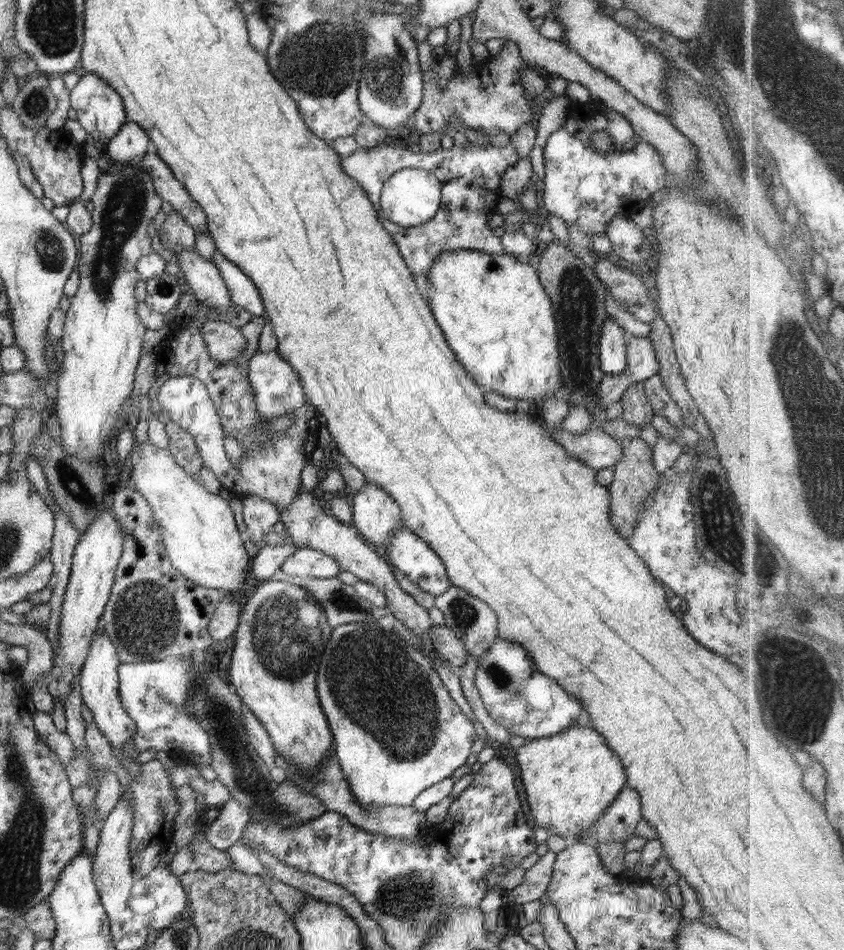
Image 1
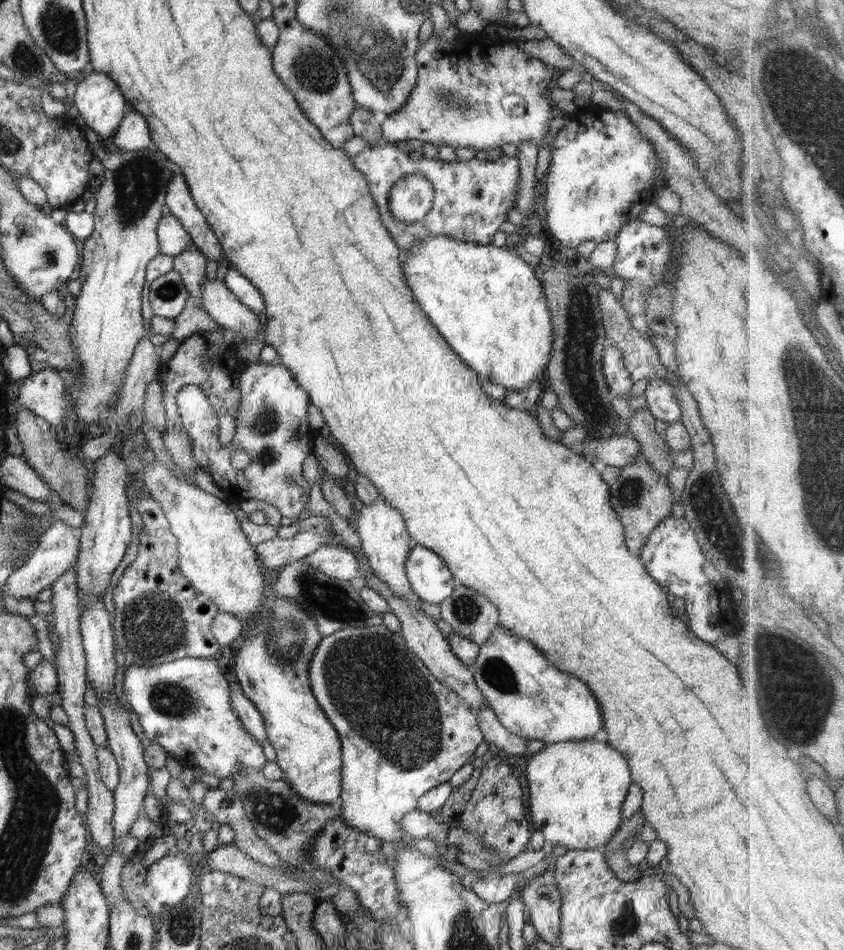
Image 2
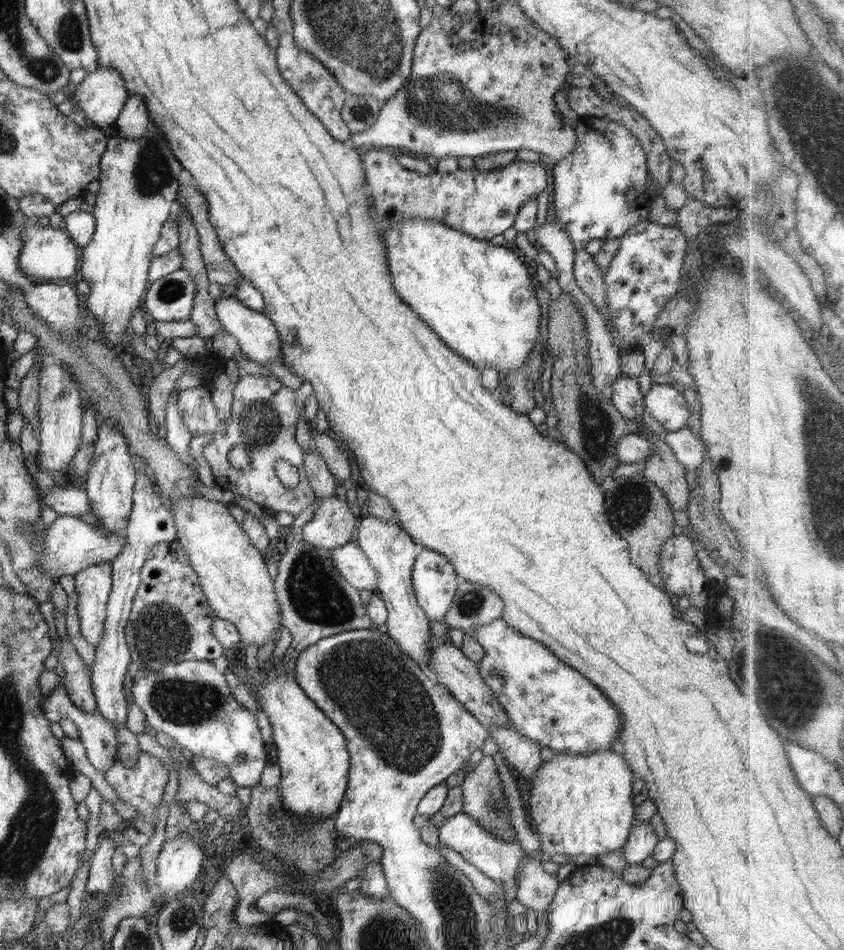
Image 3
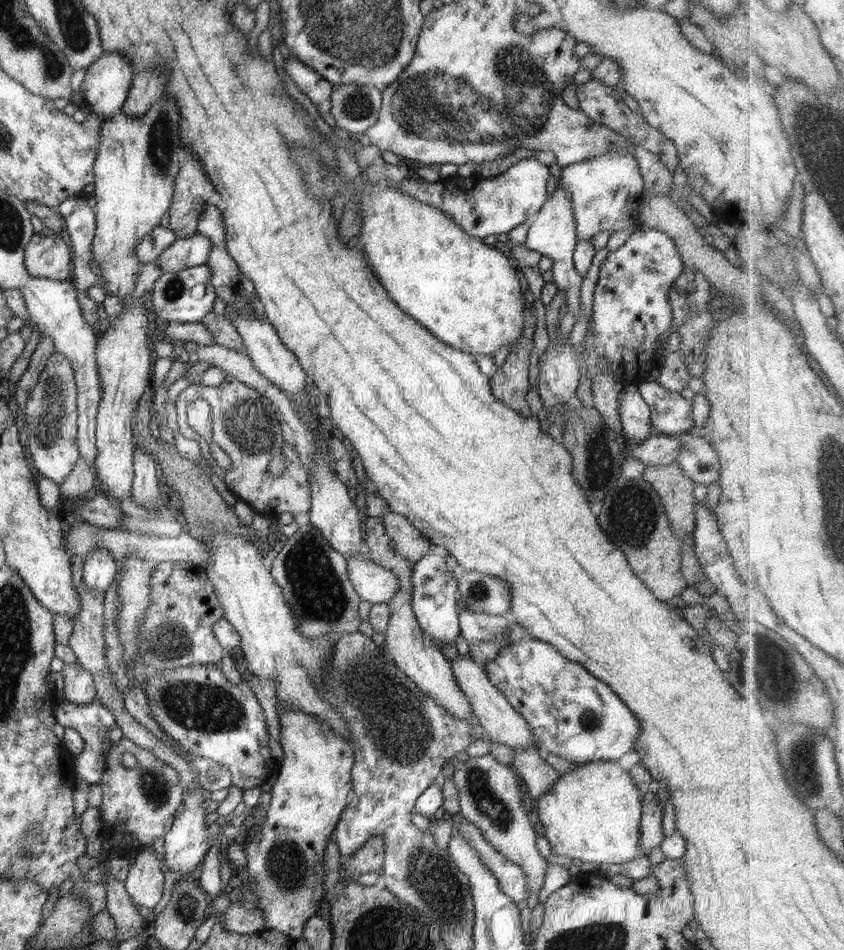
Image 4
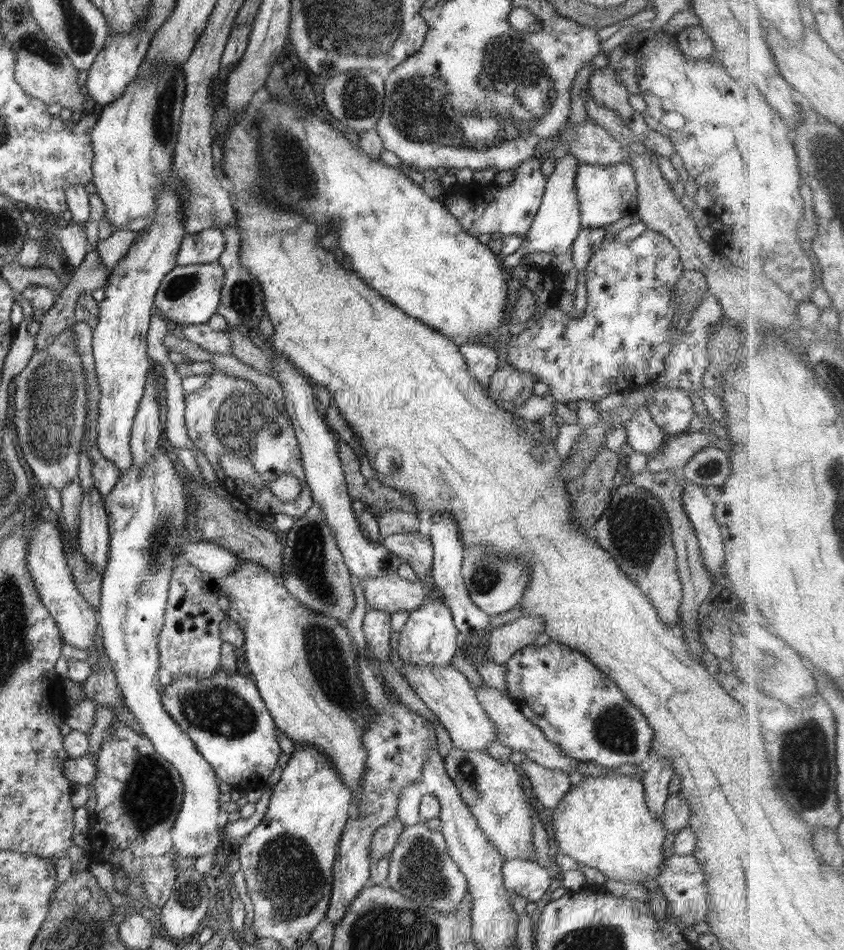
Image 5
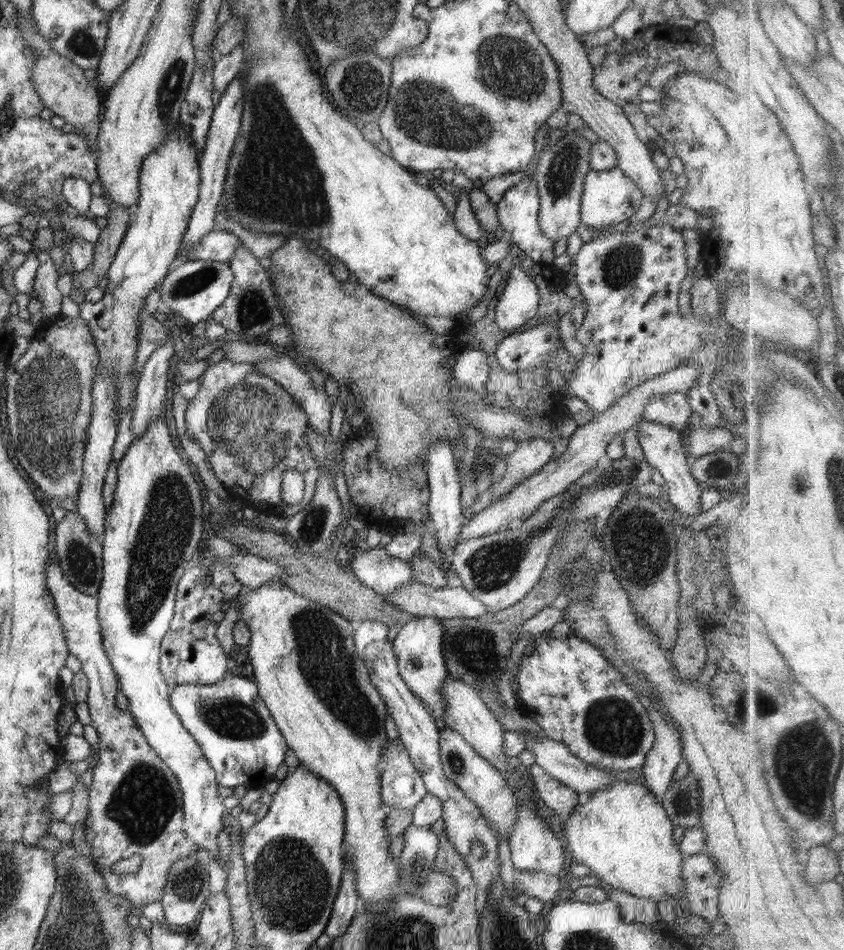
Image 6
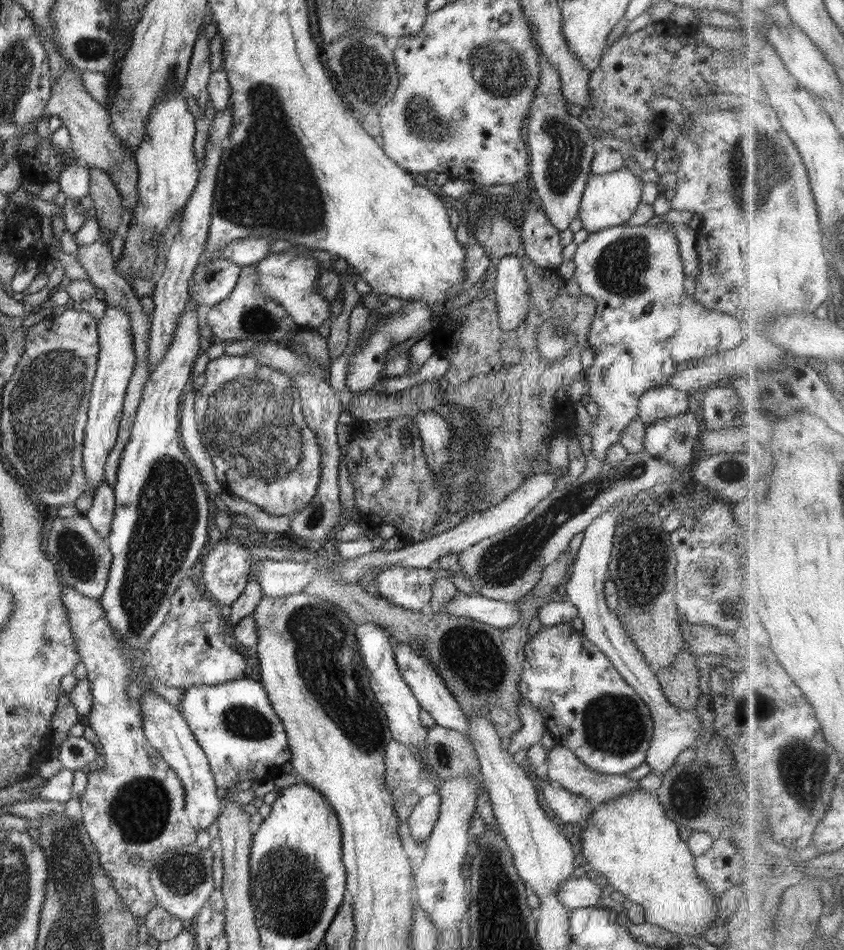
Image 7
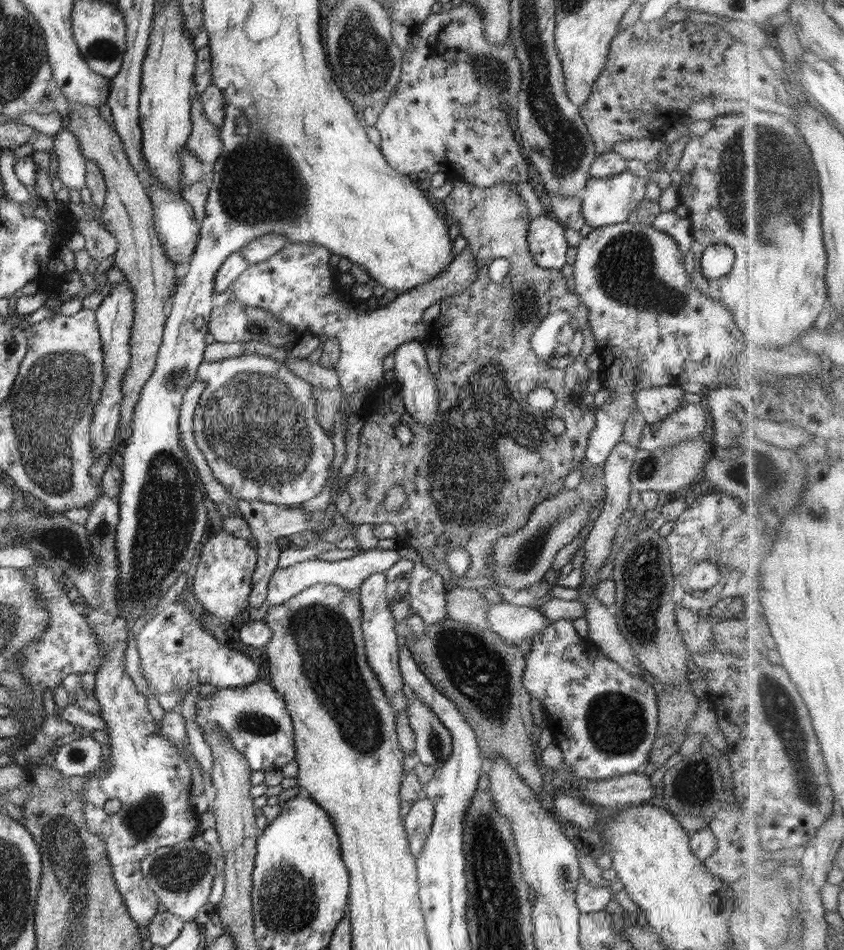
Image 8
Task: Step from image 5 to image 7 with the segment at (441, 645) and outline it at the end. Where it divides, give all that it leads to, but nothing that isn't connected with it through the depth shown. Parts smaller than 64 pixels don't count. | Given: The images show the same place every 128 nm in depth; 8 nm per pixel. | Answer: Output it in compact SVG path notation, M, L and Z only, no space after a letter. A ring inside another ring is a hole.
M398 642L394 652L396 664L402 673L402 678L418 699L419 706L430 713L430 716L436 721L436 725L457 731L460 735L466 737L469 734L468 717L461 711L461 707L457 702L458 699L454 698L452 692L448 690L448 686L444 684L442 676L438 672L434 672L430 662L426 658L422 658L420 652L416 652L410 644Z

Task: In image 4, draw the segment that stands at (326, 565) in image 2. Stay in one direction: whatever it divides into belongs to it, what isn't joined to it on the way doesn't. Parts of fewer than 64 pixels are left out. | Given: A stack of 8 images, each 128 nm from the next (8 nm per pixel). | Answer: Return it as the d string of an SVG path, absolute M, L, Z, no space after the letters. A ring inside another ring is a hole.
M346 556L348 578L361 600L372 604L390 605L390 600L400 590L400 579L392 571L370 560L356 556Z

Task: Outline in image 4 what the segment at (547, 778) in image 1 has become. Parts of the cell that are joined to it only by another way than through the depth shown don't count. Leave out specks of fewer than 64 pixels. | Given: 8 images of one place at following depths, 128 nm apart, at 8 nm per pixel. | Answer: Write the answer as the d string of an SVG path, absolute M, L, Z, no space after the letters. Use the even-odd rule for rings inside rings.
M614 760L575 765L577 767L571 772L561 774L548 794L534 800L544 836L553 852L578 859L587 867L626 864L648 856L641 850L642 791L636 787L629 772L622 770Z

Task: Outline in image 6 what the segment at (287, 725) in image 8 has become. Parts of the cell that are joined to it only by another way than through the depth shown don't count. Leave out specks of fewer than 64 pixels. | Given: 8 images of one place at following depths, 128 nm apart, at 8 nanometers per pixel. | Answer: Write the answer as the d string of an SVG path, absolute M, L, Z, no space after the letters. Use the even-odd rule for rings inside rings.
M233 670L220 682L214 684L174 685L171 687L170 703L182 725L198 742L204 757L208 759L211 768L215 771L219 786L233 789L240 785L249 788L265 788L266 784L275 777L275 771L284 762L289 749L278 725L269 714L268 707L258 694L257 684L248 677L238 675Z

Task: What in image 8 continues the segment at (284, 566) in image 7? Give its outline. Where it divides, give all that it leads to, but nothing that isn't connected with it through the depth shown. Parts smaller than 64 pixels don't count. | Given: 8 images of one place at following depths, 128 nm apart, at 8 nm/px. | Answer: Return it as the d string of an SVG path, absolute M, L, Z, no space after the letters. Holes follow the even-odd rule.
M398 548L392 550L368 549L361 554L339 561L320 561L316 559L306 559L287 568L277 567L272 578L268 580L268 590L266 602L270 606L280 607L290 598L301 594L303 590L318 583L330 583L342 587L349 591L359 590L361 584L373 574L386 573L393 564L402 558L398 553Z

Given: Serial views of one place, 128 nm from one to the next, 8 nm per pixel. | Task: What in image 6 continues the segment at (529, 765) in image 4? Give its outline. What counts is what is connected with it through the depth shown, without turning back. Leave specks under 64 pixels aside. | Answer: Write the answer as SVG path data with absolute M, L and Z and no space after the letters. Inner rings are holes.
M534 763L526 770L532 776L532 782L534 782L534 788L538 791L538 797L542 798L546 806L552 808L557 815L563 817L570 815L570 812L574 812L574 806L583 801L584 797L558 783L537 765Z

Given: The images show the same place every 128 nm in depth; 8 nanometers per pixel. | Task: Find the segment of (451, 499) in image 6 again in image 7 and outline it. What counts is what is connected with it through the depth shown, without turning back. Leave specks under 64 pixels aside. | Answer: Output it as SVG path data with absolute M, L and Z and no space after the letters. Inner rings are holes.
M422 409L414 415L414 422L422 439L422 449L426 455L428 467L438 474L440 468L448 460L448 444L450 444L450 426L438 411Z

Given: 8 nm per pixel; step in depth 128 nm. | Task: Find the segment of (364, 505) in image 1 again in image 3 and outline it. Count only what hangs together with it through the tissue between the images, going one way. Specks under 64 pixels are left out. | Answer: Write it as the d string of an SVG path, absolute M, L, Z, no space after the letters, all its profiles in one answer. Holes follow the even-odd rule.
M369 514L360 518L358 530L355 532L355 543L364 551L371 565L378 571L377 592L382 594L388 616L385 622L387 634L390 634L398 648L410 656L420 668L427 672L430 664L430 621L426 612L417 602L411 581L414 560L418 554L418 546L410 535L399 524L384 522L382 518Z

